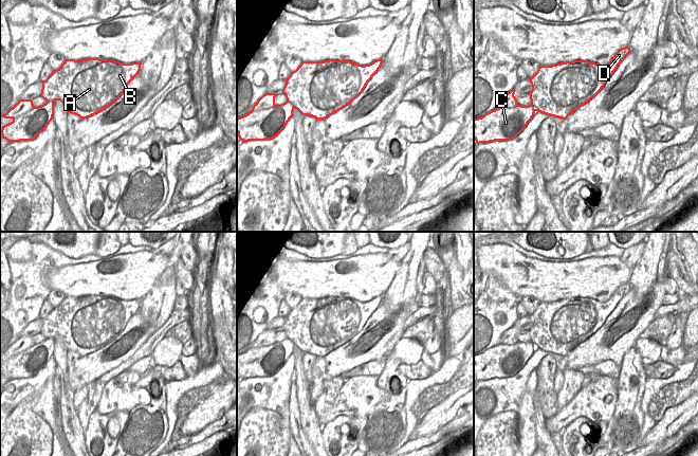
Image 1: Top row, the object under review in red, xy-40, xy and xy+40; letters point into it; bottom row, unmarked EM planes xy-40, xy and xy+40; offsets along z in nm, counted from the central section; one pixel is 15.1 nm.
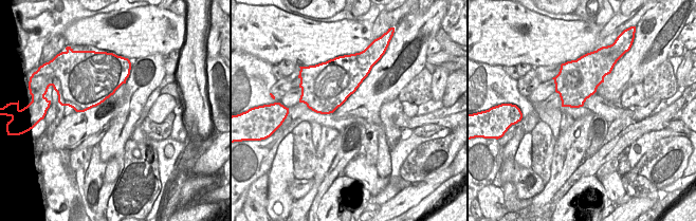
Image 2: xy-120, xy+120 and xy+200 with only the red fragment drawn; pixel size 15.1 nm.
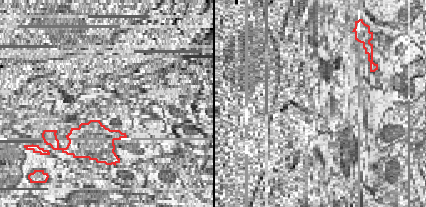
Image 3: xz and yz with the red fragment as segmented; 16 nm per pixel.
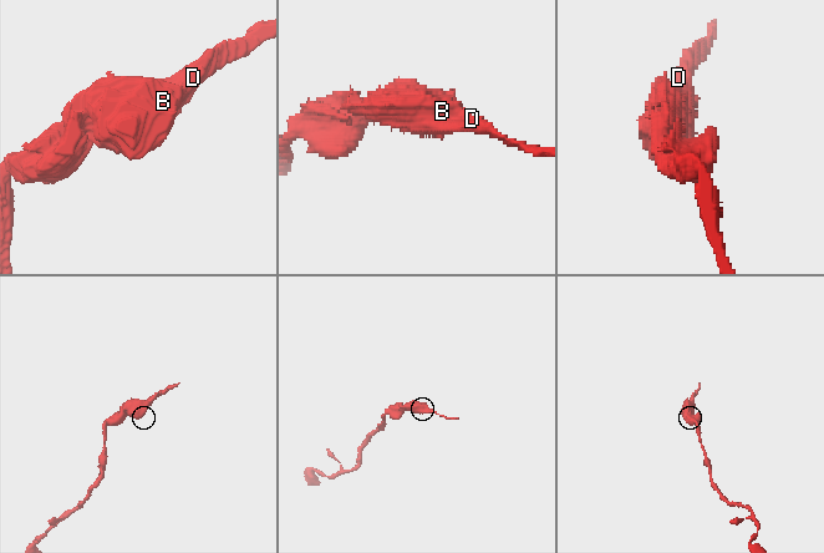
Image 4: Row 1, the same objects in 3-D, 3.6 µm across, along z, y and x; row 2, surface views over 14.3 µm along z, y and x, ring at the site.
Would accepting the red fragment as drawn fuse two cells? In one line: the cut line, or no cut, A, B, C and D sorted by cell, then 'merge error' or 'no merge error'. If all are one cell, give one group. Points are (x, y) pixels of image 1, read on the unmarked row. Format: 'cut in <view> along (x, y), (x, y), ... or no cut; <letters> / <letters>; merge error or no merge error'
cut in xy along (287, 316), (293, 318), (293, 342), (295, 344); A B D / C; merge error

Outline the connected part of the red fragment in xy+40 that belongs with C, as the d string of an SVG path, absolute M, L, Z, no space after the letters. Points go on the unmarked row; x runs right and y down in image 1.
M513 326L502 333L499 345L474 355L474 377L477 381L514 377L532 357L535 345L518 342L515 328Z

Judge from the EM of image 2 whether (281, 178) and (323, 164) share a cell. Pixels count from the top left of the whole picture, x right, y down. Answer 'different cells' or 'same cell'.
different cells

